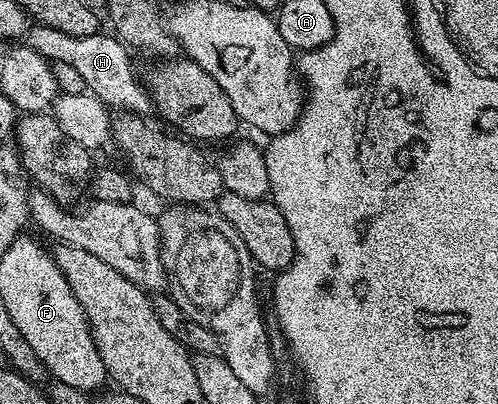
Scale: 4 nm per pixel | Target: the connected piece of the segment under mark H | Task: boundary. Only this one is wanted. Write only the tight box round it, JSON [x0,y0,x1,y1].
[25,24,152,115]

